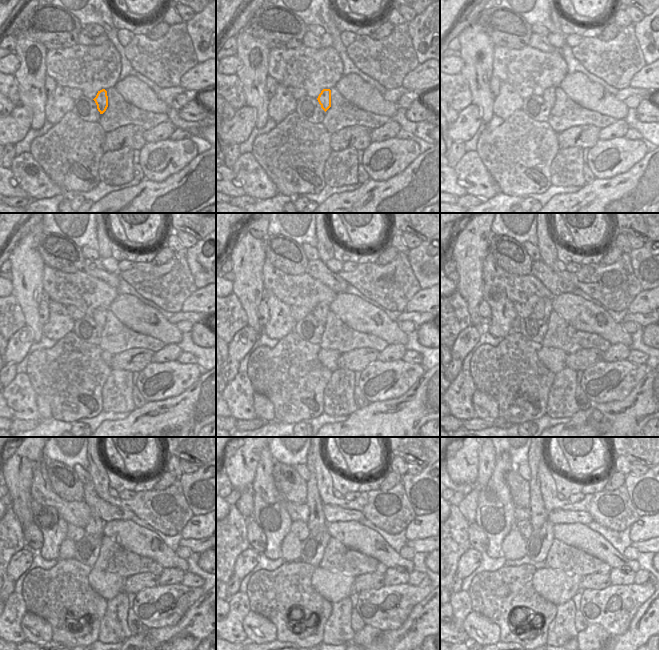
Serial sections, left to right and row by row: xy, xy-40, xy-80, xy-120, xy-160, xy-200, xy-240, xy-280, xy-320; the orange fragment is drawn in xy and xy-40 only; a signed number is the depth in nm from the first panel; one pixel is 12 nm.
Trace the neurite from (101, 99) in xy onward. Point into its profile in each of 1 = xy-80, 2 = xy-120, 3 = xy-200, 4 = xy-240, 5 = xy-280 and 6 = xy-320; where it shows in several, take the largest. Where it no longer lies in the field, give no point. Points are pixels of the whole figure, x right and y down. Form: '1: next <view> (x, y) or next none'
1: next xy-80 (549, 97)
2: next xy-120 (99, 314)
3: next xy-200 (543, 308)
4: next xy-240 (95, 528)
5: next xy-280 (317, 523)
6: next xy-320 (538, 516)

